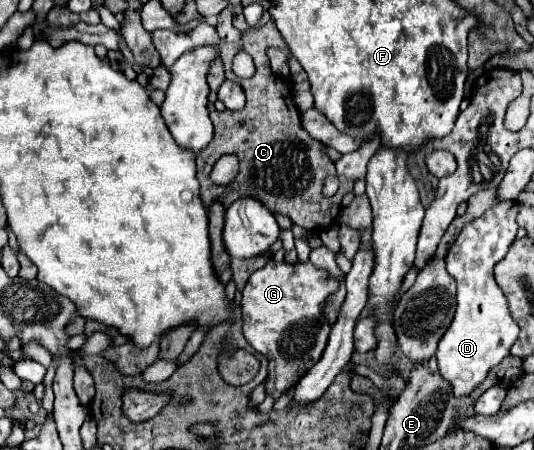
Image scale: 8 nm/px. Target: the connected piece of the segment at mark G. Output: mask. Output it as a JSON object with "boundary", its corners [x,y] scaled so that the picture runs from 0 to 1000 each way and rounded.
{"boundary":[[[504,578],[463,622],[451,667],[455,747],[504,800],[496,871],[515,889],[541,871],[601,796],[620,738],[620,720],[609,702],[609,667],[631,649],[631,640],[631,618],[586,596],[582,582],[541,587],[534,578]]]}

